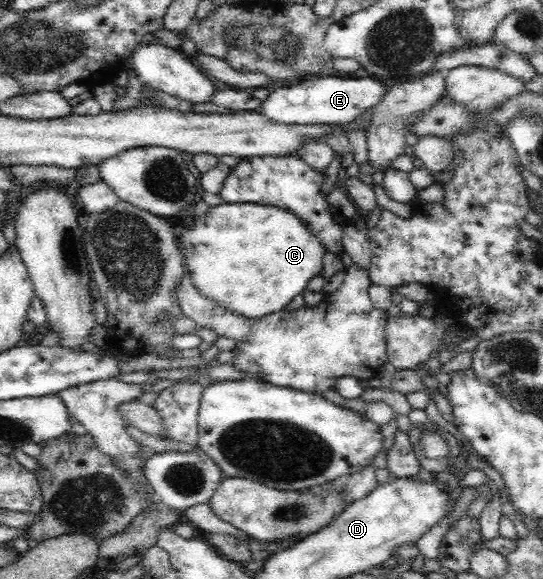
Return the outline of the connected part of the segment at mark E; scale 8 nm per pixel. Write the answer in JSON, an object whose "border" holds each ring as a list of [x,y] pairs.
{"border":[[[323,74],[318,80],[299,81],[287,87],[279,87],[260,102],[256,113],[264,115],[268,121],[284,125],[336,125],[342,126],[356,120],[384,97],[386,86],[380,79],[344,78],[341,74]]]}

